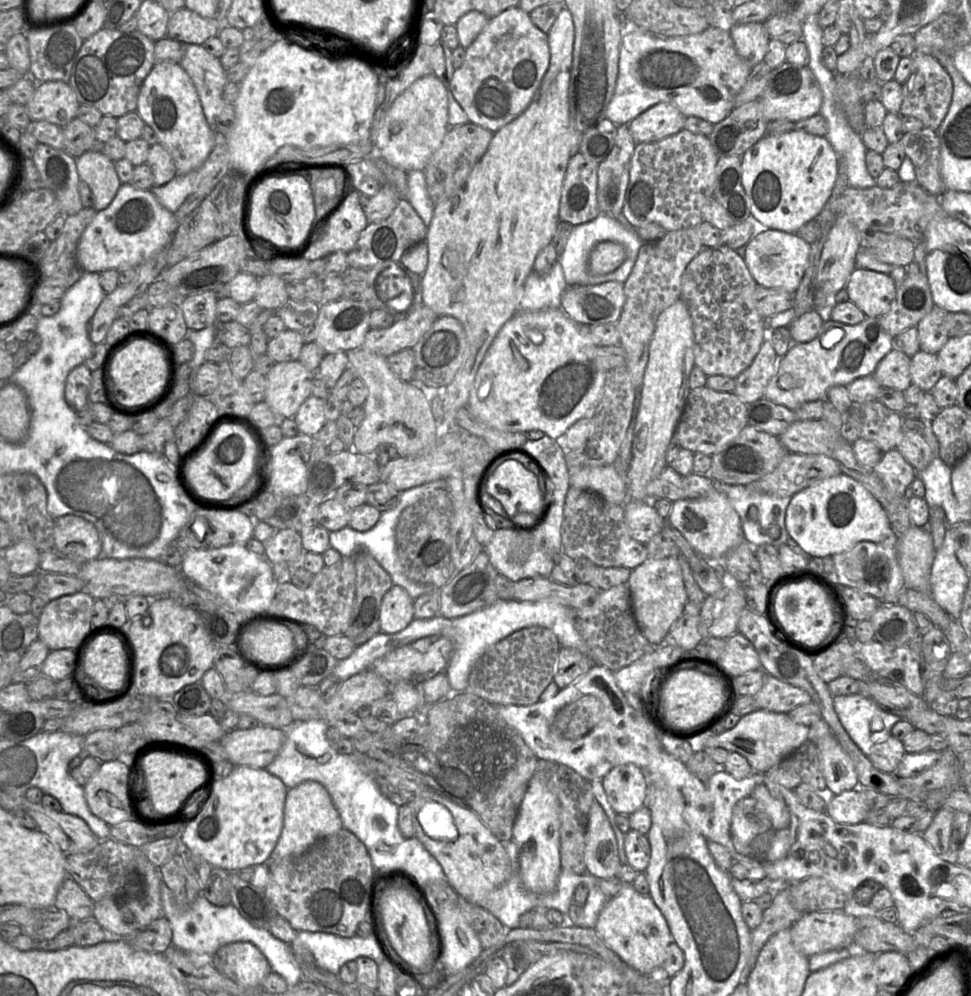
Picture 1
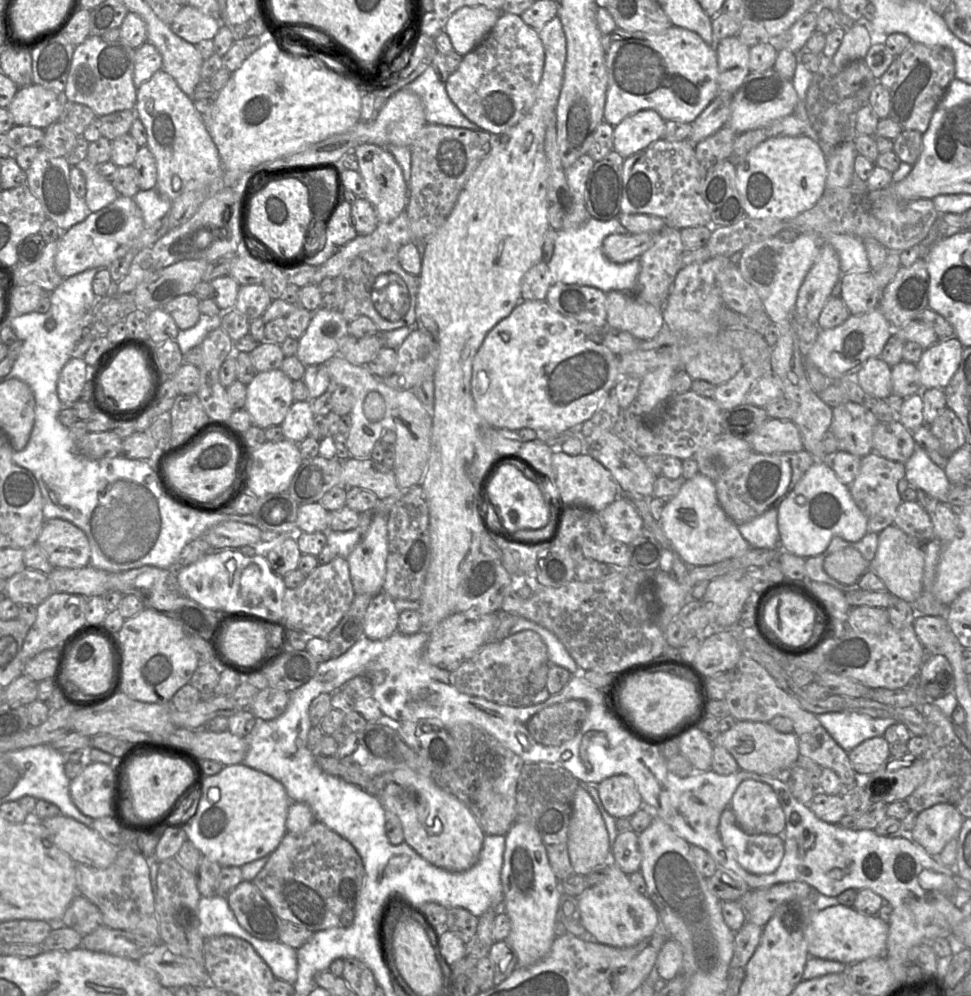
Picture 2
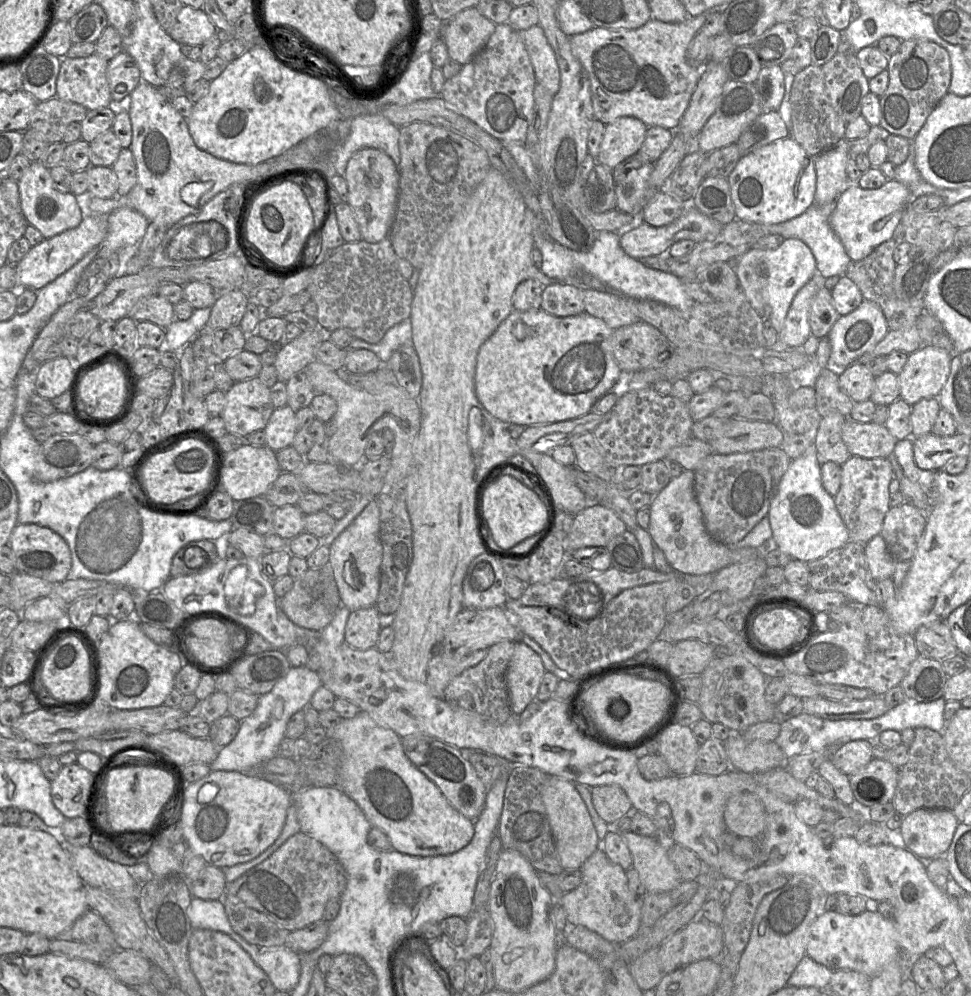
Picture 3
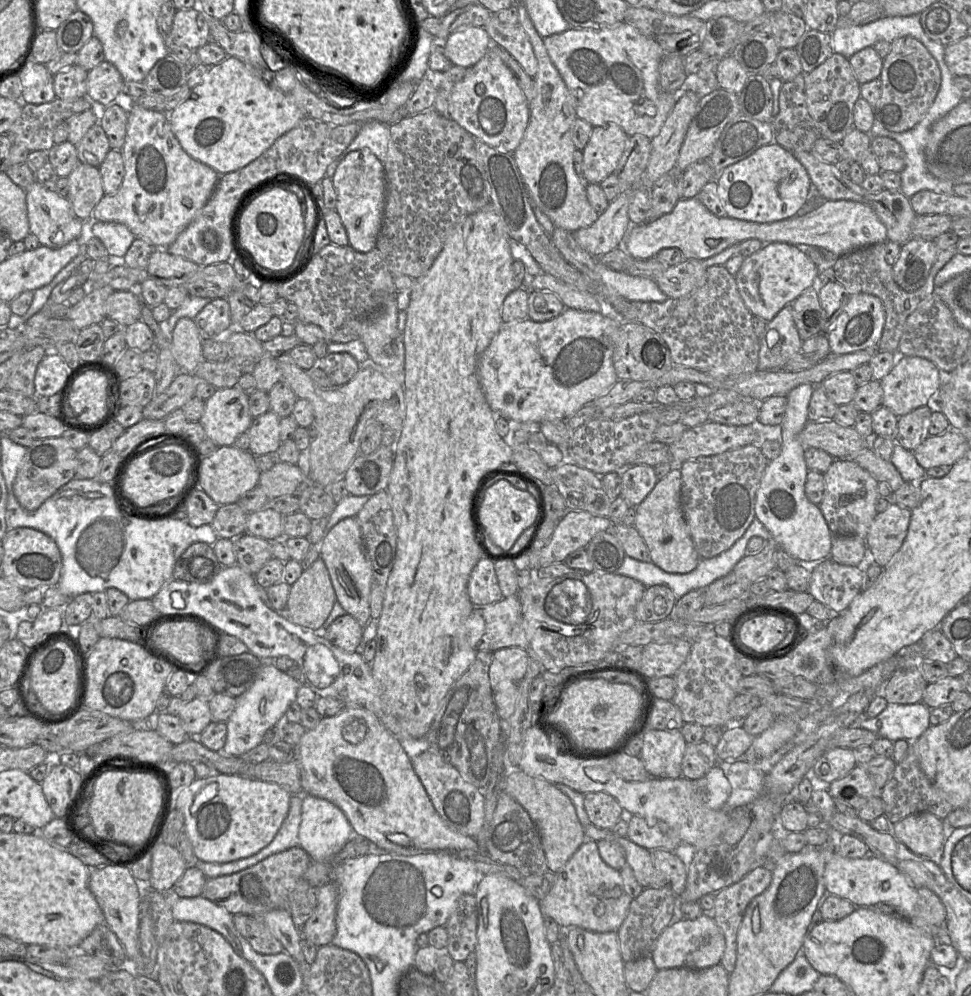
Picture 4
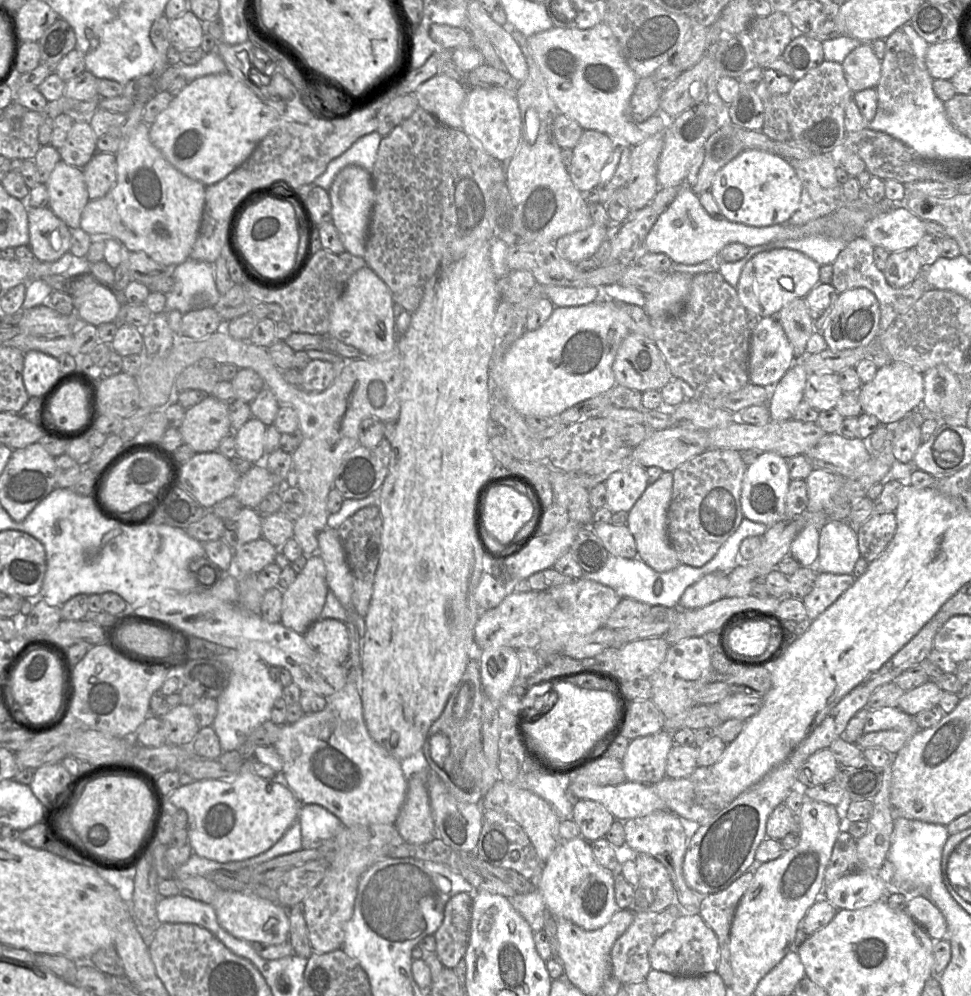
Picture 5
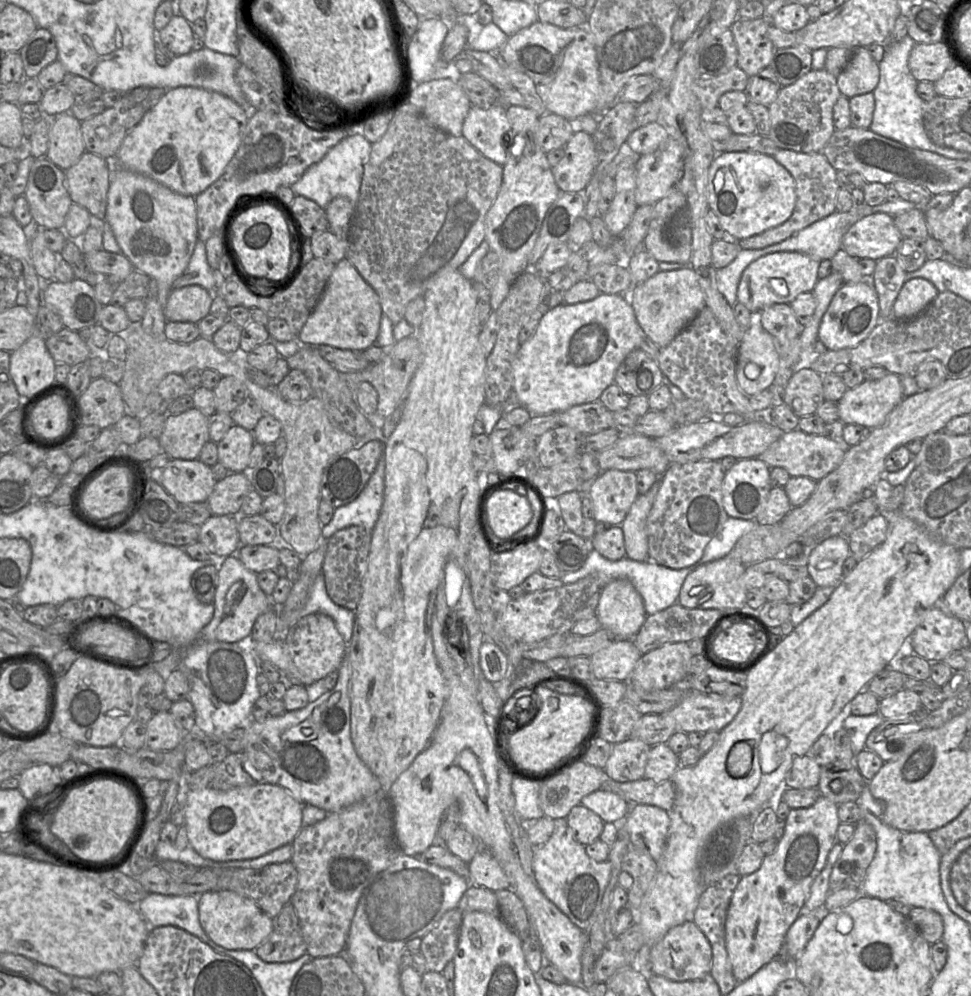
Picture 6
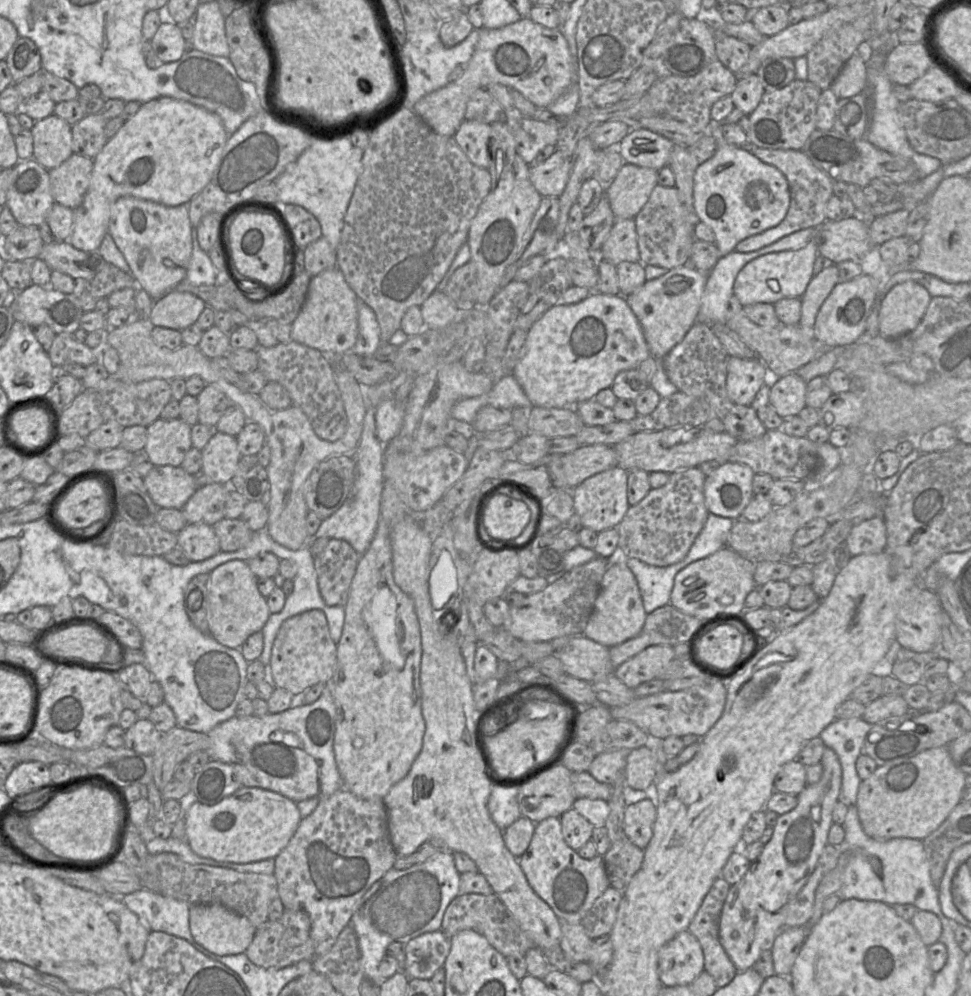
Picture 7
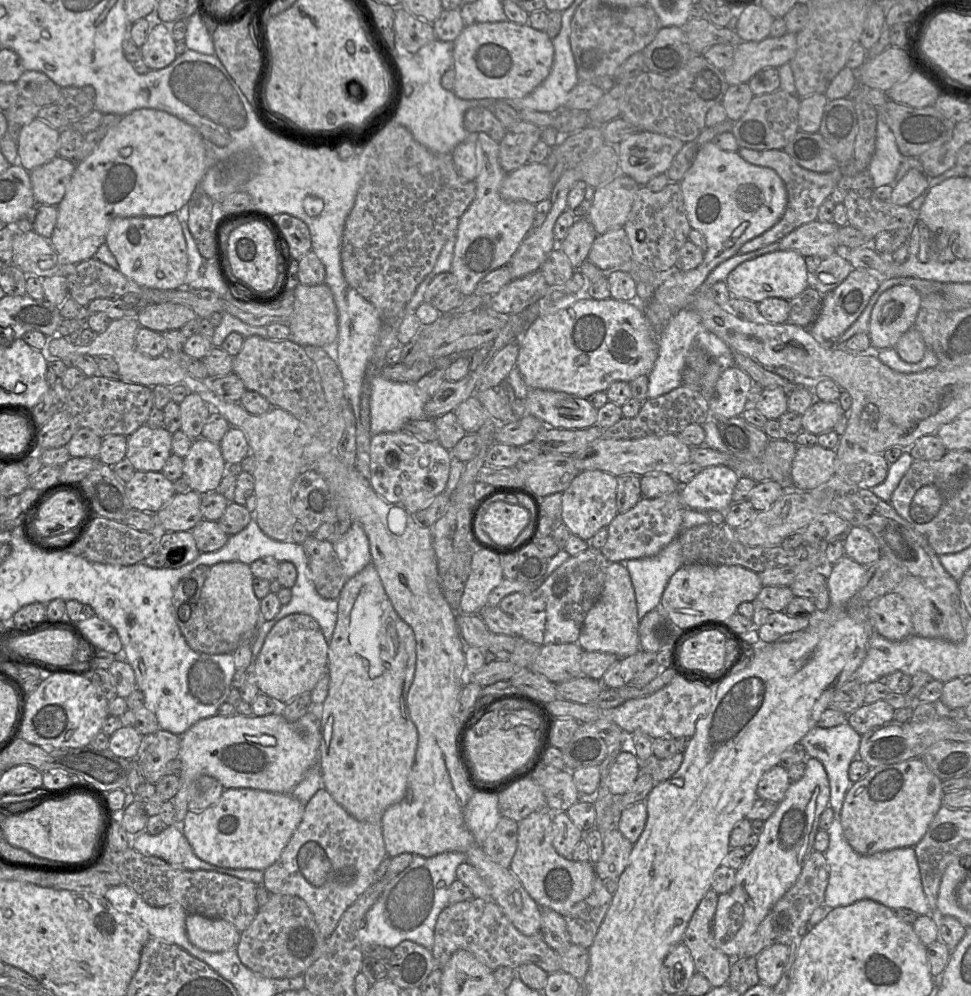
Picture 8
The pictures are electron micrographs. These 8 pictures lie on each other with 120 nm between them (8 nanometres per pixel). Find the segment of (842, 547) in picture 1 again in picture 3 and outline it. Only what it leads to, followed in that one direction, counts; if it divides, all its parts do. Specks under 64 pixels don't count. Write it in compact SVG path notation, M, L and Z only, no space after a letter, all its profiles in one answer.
M815 446L793 459L783 475L768 511L772 540L791 558L805 563L816 560L850 541L834 503L834 498L822 486L820 460Z

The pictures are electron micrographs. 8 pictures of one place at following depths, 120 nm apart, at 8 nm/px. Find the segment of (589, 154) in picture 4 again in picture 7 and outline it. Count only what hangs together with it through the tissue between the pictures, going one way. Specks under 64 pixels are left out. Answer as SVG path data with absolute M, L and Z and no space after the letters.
M562 150L543 163L530 165L530 181L542 197L559 197L563 193L572 168L572 156Z

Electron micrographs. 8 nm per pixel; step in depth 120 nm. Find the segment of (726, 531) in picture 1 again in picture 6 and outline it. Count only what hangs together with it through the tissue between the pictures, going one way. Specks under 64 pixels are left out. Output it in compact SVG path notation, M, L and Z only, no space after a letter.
M662 477L646 493L638 495L621 524L626 557L630 559L649 560L646 523L661 483Z

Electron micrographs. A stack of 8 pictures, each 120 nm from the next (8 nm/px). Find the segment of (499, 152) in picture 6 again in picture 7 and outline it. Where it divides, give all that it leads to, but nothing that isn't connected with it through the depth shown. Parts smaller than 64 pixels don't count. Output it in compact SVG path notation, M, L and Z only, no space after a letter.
M464 120L454 138L469 160L476 166L488 168L491 161L489 140L492 124Z

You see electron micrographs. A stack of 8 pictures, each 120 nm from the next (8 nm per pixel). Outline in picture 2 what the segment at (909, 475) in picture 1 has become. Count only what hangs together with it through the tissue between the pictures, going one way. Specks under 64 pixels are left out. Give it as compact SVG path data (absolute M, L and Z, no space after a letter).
M877 453L861 457L859 472L848 485L851 497L867 518L868 533L880 533L893 525L901 497L897 489L898 482L905 478L905 466L900 462L888 460Z

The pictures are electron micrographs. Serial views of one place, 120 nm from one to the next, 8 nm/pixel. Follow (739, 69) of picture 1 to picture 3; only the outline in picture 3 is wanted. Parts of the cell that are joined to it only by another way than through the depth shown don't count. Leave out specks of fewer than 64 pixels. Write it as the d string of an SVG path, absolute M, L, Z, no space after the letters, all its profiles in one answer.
M712 10L678 23L651 19L636 29L593 27L586 32L570 36L572 52L581 63L591 84L595 119L607 124L620 117L631 116L648 127L659 126L675 130L702 75L702 66L691 64L687 59L687 51L711 12Z

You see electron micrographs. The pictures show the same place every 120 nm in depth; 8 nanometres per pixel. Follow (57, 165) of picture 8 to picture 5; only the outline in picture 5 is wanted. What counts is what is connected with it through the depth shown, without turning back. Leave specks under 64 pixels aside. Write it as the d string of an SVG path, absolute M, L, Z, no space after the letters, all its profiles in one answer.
M97 152L82 168L90 200L104 197L117 179L116 154Z

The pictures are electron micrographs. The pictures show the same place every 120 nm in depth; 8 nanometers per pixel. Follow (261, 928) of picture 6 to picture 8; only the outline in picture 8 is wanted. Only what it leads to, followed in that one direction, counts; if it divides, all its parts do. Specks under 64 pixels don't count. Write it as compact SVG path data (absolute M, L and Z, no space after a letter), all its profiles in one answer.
M188 913L186 935L188 940L198 949L220 953L236 949L241 932L225 920Z

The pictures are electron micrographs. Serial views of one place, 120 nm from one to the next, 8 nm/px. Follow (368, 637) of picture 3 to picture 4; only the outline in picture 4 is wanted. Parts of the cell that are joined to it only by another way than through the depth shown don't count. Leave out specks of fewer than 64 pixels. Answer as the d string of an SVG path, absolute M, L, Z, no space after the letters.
M349 614L336 618L322 635L333 645L345 652L352 653L360 648L364 627Z

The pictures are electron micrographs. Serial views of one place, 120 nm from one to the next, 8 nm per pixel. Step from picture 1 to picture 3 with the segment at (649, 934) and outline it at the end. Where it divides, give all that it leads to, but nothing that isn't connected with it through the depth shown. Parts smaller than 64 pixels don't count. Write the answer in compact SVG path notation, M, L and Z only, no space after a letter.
M597 848L579 870L582 873L581 884L562 898L555 899L556 903L563 907L568 922L585 927L615 945L635 937L641 930L641 902L640 897L630 890L625 870L613 863L602 848Z

